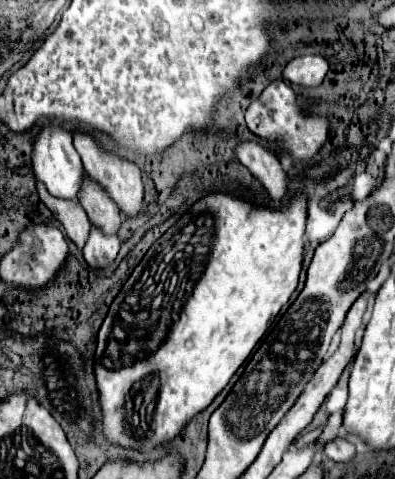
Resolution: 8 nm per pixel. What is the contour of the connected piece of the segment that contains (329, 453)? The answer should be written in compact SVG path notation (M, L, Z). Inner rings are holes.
M333 440L325 444L325 456L335 462L349 462L355 456L355 446L349 440Z

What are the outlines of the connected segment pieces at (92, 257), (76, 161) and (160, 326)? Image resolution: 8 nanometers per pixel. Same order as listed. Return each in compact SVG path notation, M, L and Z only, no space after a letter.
M91 224L89 238L83 246L83 256L89 266L105 268L115 260L119 246L121 246L119 236L107 236L105 232L99 232L99 228L95 228L95 224Z
M45 126L33 140L33 152L31 152L31 162L33 162L33 172L37 180L41 180L49 194L57 198L69 198L77 200L77 192L81 188L83 180L83 164L79 154L75 152L71 132L61 128L61 126Z
M209 192L209 194L205 194L201 200L197 200L149 250L147 250L147 254L143 256L143 260L137 264L137 270L133 270L131 272L131 276L129 276L129 280L123 284L123 288L121 288L121 292L117 294L117 298L113 300L113 304L111 304L111 308L109 308L109 314L107 314L107 318L105 318L105 322L103 322L103 326L101 326L101 330L99 330L99 336L97 336L97 350L95 350L95 376L97 376L97 388L99 388L99 398L101 398L101 408L103 408L103 426L105 426L105 436L107 436L107 440L109 442L115 442L115 428L123 428L123 400L125 400L125 396L127 396L127 392L131 392L131 384L137 384L139 380L143 380L143 376L159 376L159 396L157 396L157 400L155 400L155 420L151 420L151 436L147 436L147 448L155 448L159 442L165 442L165 440L173 440L177 434L179 434L179 430L189 422L189 418L193 418L195 414L199 414L201 410L205 410L211 402L213 402L213 398L227 386L227 382L231 380L231 376L237 372L237 368L247 360L247 356L251 354L251 350L255 348L255 344L261 340L261 336L267 332L267 328L269 328L269 322L279 314L279 310L285 306L285 302L289 302L289 298L291 298L291 294L295 292L295 288L297 288L297 280L299 280L299 272L301 272L301 264L303 264L303 252L305 252L305 226L307 226L307 196L305 194L297 194L297 196L293 196L285 206L281 206L281 208L267 208L267 206L259 206L259 204L251 204L251 202L245 202L243 198L239 198L239 196L233 196L233 194L227 194L227 192Z

